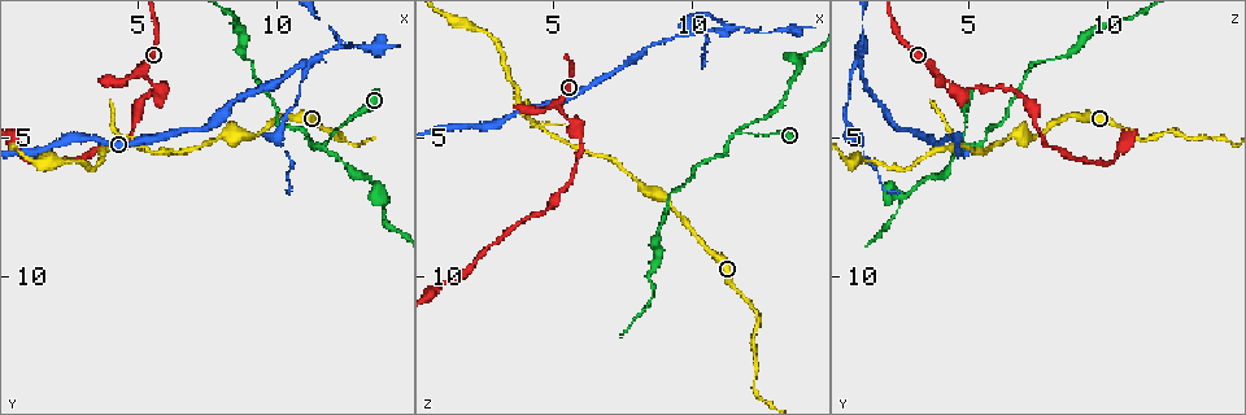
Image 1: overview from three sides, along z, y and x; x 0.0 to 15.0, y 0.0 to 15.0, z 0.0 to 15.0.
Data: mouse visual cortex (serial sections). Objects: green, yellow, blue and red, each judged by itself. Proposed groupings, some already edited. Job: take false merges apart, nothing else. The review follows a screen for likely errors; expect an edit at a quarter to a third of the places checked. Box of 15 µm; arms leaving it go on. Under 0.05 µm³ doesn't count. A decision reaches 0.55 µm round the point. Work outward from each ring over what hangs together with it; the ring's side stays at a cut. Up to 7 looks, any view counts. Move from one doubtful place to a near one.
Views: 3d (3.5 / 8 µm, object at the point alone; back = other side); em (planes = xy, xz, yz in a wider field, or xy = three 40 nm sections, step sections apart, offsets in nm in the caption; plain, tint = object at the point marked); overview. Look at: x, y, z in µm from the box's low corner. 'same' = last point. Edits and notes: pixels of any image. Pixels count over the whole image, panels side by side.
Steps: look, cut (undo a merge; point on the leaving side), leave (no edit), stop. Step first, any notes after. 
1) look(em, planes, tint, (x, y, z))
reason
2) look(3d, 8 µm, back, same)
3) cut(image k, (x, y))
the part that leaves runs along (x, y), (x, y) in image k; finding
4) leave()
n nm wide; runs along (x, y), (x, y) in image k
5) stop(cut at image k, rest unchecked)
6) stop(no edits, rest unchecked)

look(3d, 3.5 µm, (11.7, 5.2, 4.7))
thin neck

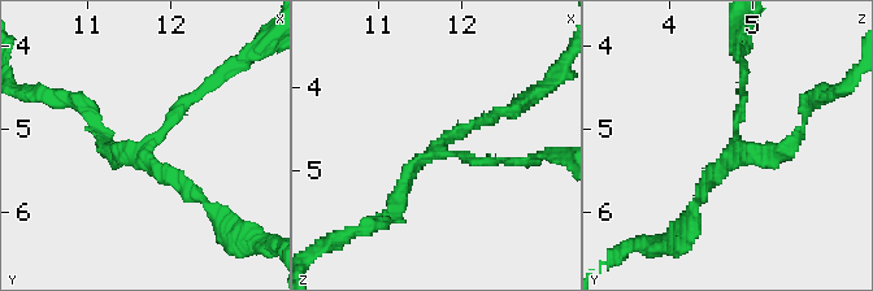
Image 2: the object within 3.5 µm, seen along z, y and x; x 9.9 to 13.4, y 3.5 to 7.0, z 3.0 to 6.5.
look(em, planes, tint, (11.70, 5.25, 4.80))
3 arms; arms of 100, 150, 200 nm; now the EM

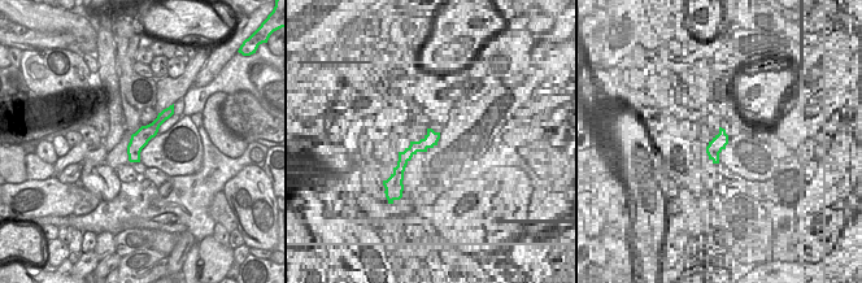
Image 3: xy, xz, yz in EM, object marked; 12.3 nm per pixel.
leave()
200 nm wide; runs along (499, 161), (428, 155), (391, 215) in image 2; all the same cell

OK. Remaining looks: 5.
look(3d, 3.5 µm, (4.5, 5.4, 4.6))
branch point

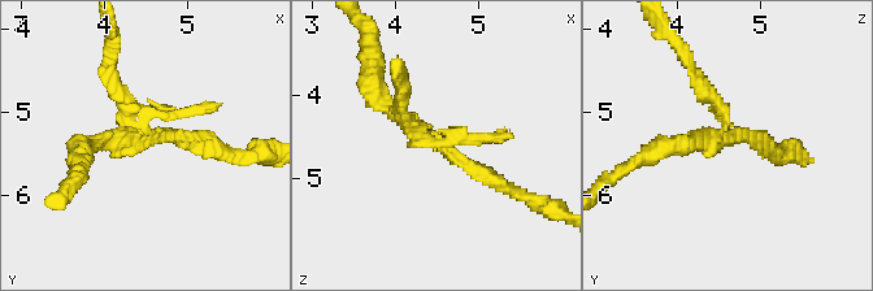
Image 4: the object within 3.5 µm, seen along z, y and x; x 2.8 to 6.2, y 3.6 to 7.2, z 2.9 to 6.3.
look(em, planes, tint, (4.60, 5.35, 4.65))

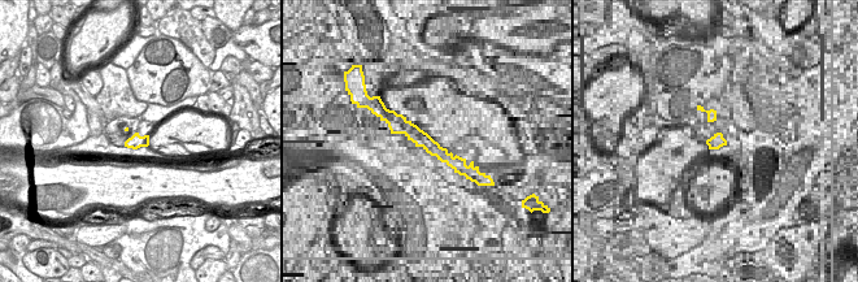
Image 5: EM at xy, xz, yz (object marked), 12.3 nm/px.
cut(image 4, (116, 91))
180 nm wide; the part that leaves runs along (140, 121), (116, 94), (112, 38) in image 4; two cells meet here

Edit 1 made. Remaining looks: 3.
stop(cut at image 4, rest unchecked)

